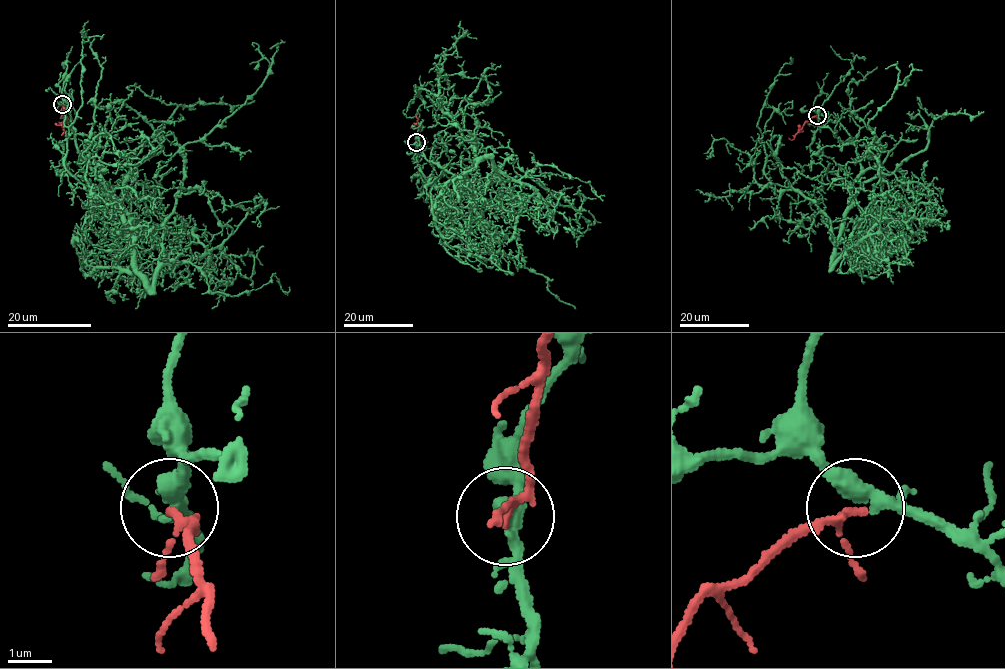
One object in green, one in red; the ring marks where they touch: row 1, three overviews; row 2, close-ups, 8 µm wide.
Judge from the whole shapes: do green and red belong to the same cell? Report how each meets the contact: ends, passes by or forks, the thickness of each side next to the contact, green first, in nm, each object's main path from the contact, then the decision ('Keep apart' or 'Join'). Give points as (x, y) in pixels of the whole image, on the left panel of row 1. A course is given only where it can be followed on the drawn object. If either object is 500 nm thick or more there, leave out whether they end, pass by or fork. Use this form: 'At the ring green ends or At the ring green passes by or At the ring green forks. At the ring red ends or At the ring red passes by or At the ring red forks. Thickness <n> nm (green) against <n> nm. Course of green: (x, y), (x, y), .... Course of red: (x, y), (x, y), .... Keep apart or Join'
At the ring green forks. At the ring red passes by. Thickness 320 nm (green) against 140 nm. Course of green: (62, 103), (150, 286), (181, 149), (263, 83), (269, 62), (254, 47). Course of red: (62, 104), (65, 113), (63, 132). Join

